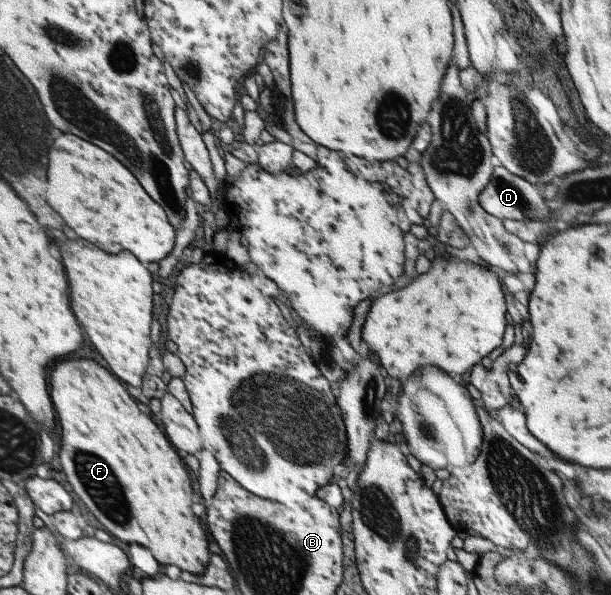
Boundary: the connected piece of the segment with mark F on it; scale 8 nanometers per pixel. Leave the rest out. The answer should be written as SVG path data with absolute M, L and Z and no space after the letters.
M96 360L60 364L52 374L52 394L64 430L64 448L60 458L68 474L67 480L82 500L86 498L89 510L108 526L114 536L154 550L162 564L176 564L192 574L202 574L210 562L210 552L202 522L192 512L192 476L184 458L158 422L140 408L124 382Z

